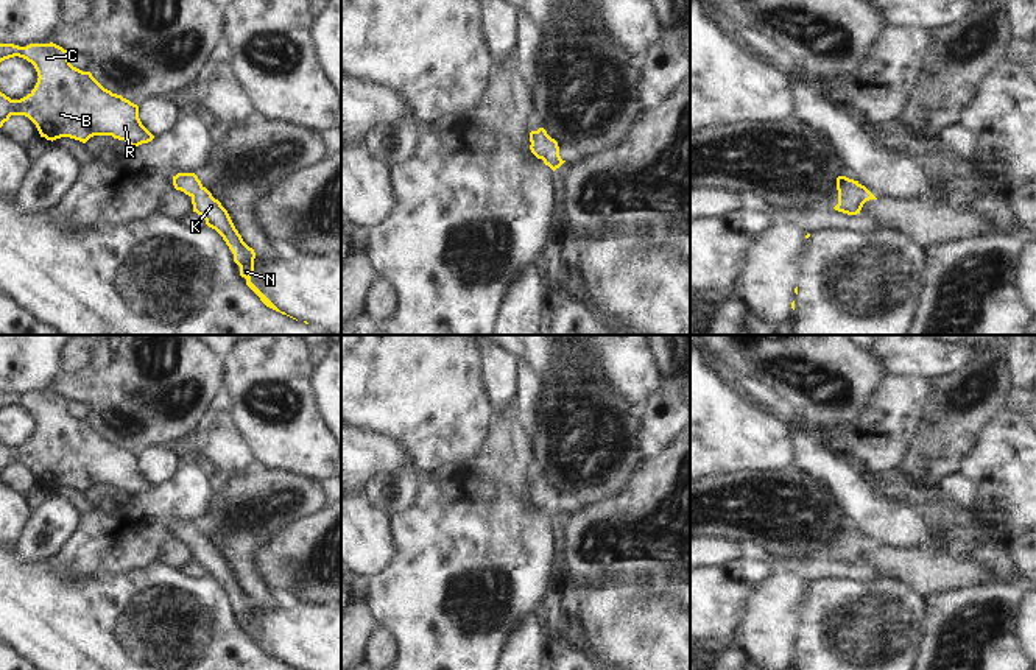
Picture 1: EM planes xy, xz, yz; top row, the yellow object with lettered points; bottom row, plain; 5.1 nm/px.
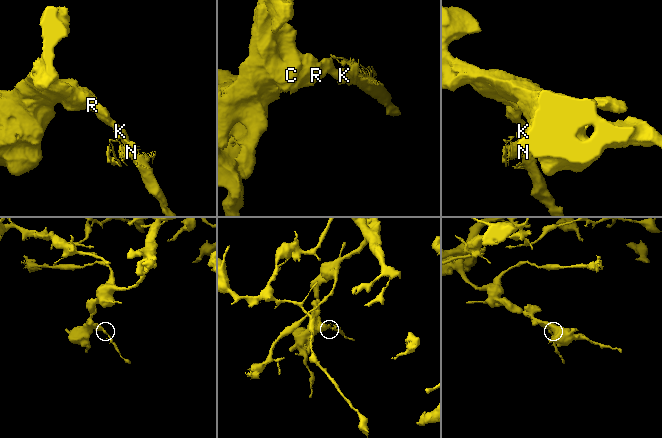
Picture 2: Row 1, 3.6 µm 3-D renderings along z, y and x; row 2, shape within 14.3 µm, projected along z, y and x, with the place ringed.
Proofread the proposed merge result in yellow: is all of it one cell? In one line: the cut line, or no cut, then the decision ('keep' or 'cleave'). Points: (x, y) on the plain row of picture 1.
no cut; keep

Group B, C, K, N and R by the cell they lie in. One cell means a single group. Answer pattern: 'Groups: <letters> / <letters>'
Groups: B C K N R.

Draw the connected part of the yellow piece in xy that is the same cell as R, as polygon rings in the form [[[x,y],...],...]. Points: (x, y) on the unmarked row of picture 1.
[[[53,391],[26,396],[0,393],[0,411],[14,405],[31,411],[39,427],[34,438],[20,449],[11,449],[0,441],[0,477],[11,464],[25,464],[36,474],[41,486],[51,491],[70,486],[86,492],[93,485],[112,485],[131,495],[139,495],[154,488],[139,467],[139,455],[104,438],[90,421],[73,416],[69,400],[62,396]]]

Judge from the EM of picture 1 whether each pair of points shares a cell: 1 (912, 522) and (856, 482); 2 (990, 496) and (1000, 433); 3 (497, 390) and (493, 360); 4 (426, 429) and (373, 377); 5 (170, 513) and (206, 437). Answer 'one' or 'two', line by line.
1: one
2: one
3: one
4: one
5: two

